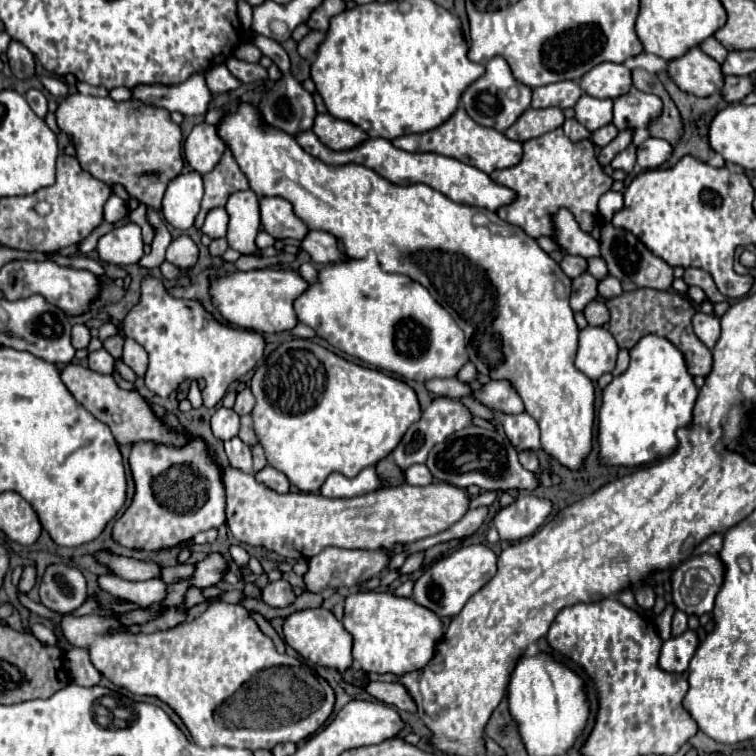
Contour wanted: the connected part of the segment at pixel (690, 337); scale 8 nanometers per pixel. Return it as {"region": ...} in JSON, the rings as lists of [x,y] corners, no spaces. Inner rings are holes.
{"region":[[[637,289],[623,293],[619,297],[609,299],[607,303],[611,311],[611,321],[609,321],[609,331],[617,339],[619,347],[635,347],[637,341],[645,335],[659,335],[669,339],[685,357],[689,373],[705,377],[711,371],[711,351],[697,339],[691,327],[691,317],[695,313],[693,303],[679,293],[669,293],[669,291],[655,291],[655,289]]]}

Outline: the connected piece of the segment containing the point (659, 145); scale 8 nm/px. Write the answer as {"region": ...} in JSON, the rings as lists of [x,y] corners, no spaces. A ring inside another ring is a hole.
{"region":[[[649,137],[637,147],[637,165],[643,171],[645,169],[655,169],[671,157],[671,151],[673,151],[673,147],[667,141]]]}

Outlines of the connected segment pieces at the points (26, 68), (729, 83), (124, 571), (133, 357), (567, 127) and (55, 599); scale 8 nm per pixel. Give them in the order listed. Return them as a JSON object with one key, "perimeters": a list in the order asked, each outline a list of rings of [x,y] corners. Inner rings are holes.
{"perimeters":[[[[11,41],[7,49],[9,67],[17,79],[31,79],[35,75],[35,59],[31,51],[19,41]]],[[[725,77],[719,93],[721,97],[725,97],[727,103],[737,103],[751,91],[753,91],[751,77]]],[[[105,551],[95,555],[101,563],[109,565],[117,577],[129,579],[129,581],[147,581],[147,579],[161,579],[161,567],[157,563],[145,563],[135,561],[127,557],[115,557]]],[[[125,339],[123,363],[129,365],[137,375],[145,375],[145,369],[147,369],[147,351],[139,343],[135,343],[133,339]]],[[[567,119],[567,121],[563,123],[563,131],[565,131],[565,135],[567,135],[573,143],[583,141],[583,139],[589,139],[589,135],[591,135],[577,119]]],[[[49,565],[39,587],[39,597],[45,607],[59,615],[73,613],[87,599],[87,581],[79,569]]]]}

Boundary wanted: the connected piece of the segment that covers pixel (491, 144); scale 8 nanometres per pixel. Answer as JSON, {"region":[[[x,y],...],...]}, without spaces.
{"region":[[[457,109],[443,125],[439,125],[437,129],[425,131],[425,133],[417,133],[417,135],[403,135],[391,141],[395,147],[403,149],[403,151],[431,151],[431,153],[439,153],[439,155],[447,155],[453,159],[459,159],[467,165],[473,165],[485,173],[491,173],[495,169],[507,169],[513,167],[521,161],[521,143],[519,141],[511,141],[507,139],[501,131],[497,129],[489,129],[483,125],[477,125],[467,113],[465,109]]]}

